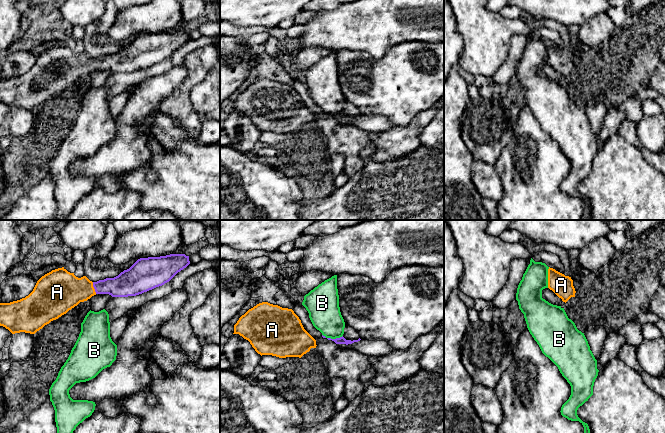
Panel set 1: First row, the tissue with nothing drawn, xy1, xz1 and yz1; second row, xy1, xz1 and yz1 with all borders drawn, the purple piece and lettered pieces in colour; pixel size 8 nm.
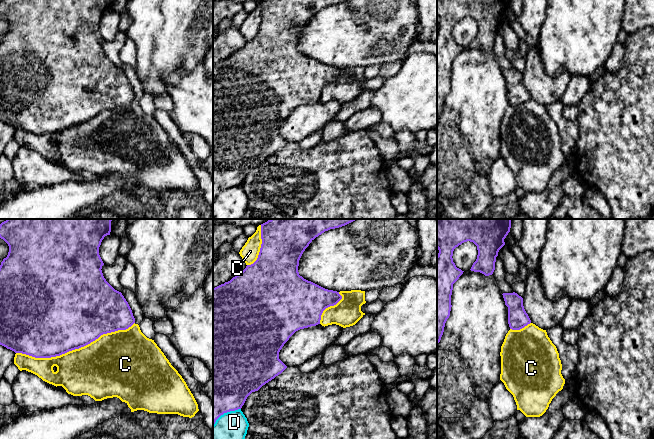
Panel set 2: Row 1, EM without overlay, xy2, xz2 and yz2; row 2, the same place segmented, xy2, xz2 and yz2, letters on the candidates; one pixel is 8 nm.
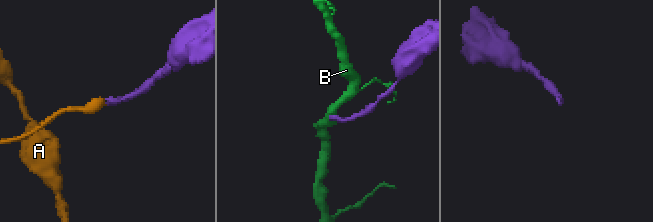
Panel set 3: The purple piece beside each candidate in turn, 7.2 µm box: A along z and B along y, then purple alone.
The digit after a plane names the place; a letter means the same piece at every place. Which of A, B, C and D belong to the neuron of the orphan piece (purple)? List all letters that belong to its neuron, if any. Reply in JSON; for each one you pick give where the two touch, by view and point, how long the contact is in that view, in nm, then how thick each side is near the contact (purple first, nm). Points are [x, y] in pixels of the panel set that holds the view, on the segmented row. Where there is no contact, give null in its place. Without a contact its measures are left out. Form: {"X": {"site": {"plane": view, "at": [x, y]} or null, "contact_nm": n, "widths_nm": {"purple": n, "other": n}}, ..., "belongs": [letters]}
{"A": {"site": {"plane": "xy1", "at": [94, 288]}, "contact_nm": 100, "widths_nm": {"purple": 190, "other": 300}}, "belongs": ["A"]}

